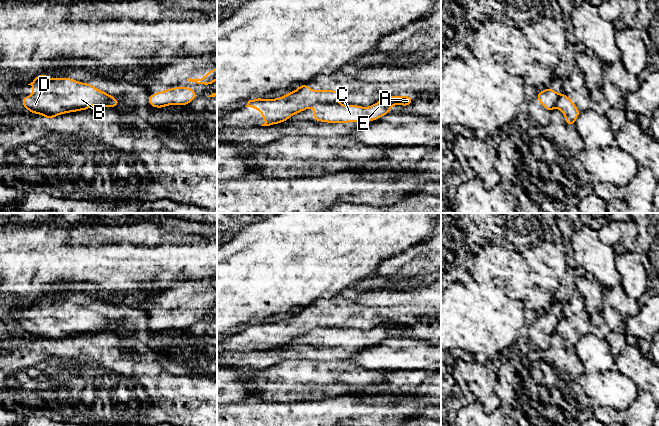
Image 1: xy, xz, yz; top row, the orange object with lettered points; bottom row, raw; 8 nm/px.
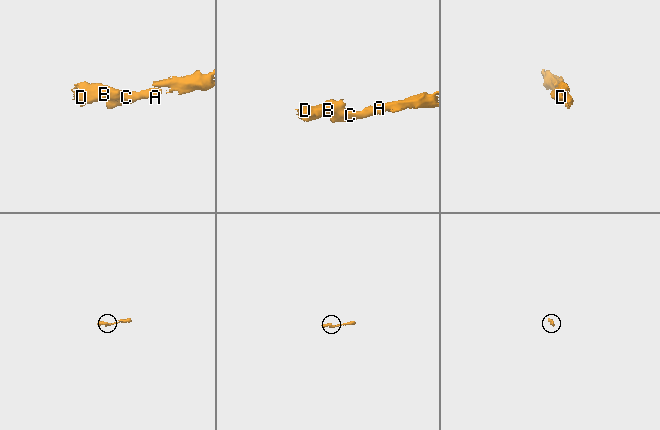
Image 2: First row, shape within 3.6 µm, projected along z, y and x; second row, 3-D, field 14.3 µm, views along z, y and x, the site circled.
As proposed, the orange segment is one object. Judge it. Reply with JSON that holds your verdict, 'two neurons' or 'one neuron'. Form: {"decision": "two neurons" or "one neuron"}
{"decision": "two neurons"}

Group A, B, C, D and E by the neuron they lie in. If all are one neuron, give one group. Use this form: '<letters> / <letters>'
A C E / B D

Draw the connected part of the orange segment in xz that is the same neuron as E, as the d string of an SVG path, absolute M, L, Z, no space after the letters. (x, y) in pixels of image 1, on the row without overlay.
M387 320L369 331L340 327L320 329L313 332L313 343L326 347L368 347L391 337L393 329L410 330L412 326L412 320Z

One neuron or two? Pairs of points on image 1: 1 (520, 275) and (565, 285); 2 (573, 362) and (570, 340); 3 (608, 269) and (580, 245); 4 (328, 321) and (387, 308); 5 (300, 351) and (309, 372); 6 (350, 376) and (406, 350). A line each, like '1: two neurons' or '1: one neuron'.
1: one neuron
2: two neurons
3: one neuron
4: one neuron
5: two neurons
6: two neurons

